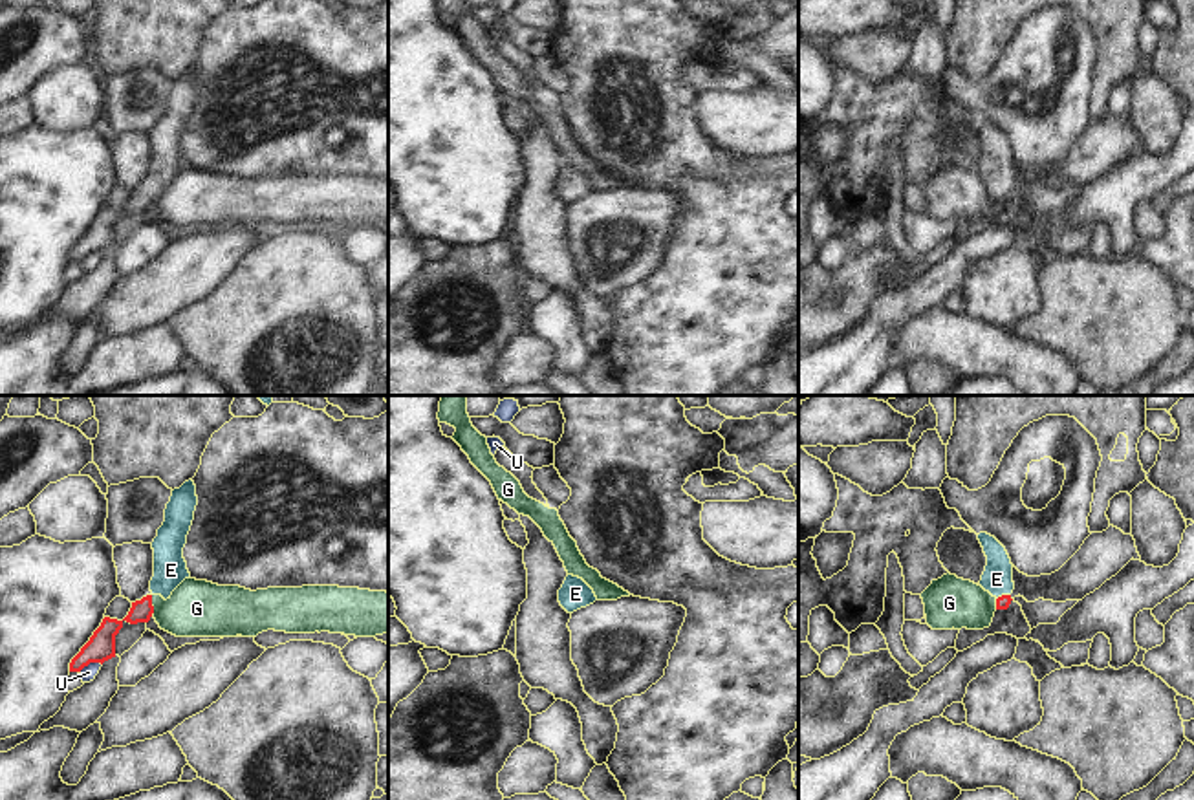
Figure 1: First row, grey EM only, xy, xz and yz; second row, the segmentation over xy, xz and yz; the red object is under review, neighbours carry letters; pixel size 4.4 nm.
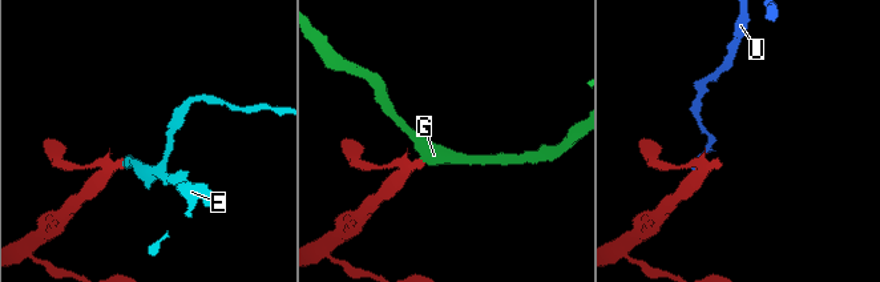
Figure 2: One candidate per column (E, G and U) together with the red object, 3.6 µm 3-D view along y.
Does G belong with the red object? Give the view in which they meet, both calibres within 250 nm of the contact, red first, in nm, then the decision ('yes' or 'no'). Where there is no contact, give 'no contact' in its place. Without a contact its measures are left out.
meets red in xy; 100 nm thick on the red side, 260 nm on the other; no

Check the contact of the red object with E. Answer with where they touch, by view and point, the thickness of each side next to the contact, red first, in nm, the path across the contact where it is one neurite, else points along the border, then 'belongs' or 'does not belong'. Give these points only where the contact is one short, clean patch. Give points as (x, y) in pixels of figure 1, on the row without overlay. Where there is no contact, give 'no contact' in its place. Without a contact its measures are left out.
yz (1002, 185) | 60/140 nm | across yz (1002, 193), (1002, 185), (997, 169) | belongs

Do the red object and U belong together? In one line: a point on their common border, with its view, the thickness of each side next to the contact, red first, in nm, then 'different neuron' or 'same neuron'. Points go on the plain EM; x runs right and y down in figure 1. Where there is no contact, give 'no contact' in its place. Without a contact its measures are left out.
xy (90, 251) | 130/70 nm | different neuron

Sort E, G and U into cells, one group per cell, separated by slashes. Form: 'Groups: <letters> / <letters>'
Groups: E / G / U

